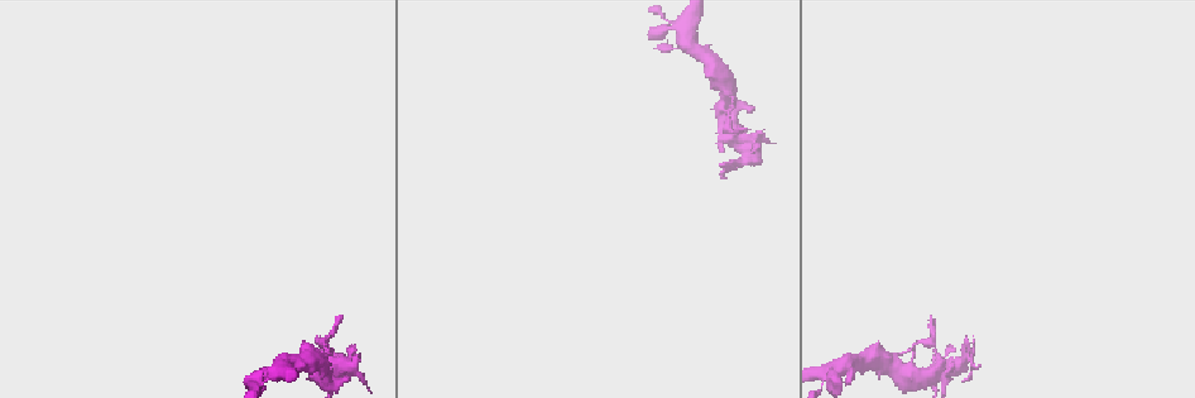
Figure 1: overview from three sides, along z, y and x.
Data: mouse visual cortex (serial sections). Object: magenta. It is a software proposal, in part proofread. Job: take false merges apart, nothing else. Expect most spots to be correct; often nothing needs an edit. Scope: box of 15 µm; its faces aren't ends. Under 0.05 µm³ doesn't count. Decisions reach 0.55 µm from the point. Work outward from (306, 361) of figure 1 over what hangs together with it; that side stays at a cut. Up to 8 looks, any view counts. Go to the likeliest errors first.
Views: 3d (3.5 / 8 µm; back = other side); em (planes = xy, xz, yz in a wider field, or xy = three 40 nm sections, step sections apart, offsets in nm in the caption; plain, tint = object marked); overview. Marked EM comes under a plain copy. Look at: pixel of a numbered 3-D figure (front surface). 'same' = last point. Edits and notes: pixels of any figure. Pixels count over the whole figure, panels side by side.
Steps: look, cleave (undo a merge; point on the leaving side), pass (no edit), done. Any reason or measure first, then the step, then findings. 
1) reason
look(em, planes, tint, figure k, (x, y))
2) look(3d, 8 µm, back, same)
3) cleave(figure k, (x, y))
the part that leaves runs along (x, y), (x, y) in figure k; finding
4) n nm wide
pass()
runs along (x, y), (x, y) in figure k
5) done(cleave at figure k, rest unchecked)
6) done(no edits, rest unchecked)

looks like a crossing
look(em, xy, step 2, tint, figure 1, (825, 376))

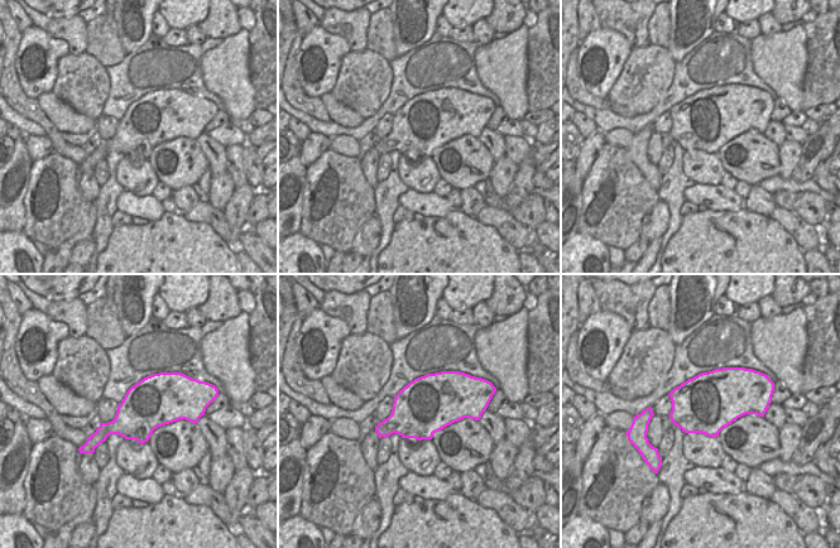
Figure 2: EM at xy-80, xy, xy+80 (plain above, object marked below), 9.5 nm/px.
see where the arms go
look(3d, 3.5 µm, same)

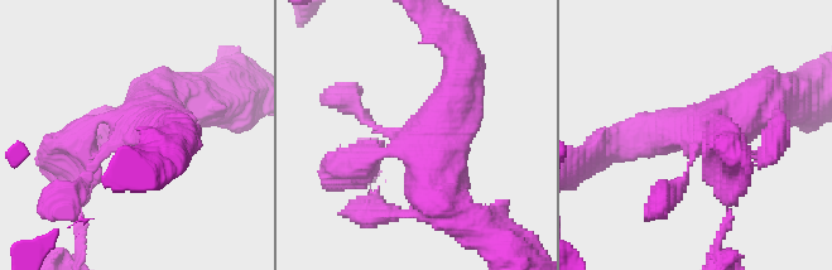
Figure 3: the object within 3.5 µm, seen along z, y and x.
cleave(figure 3, (68, 173))
the part that leaves runs along (713, 117), (730, 149), (730, 211) in figure 3; two cells meet here

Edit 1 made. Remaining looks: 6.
see it whole again
look(overview)

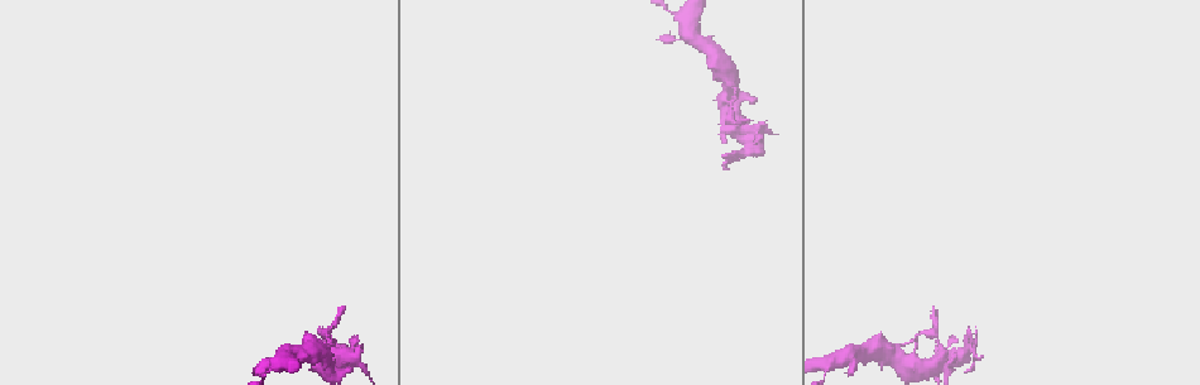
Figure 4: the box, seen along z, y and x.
four or more arms meet
look(3d, 3.5 µm, figure 4, (898, 349))

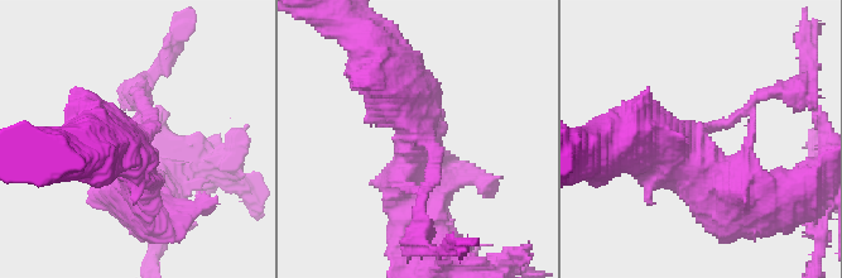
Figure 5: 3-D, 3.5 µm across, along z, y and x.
now the EM
look(em, xy, step 2, tint, figure 5, (699, 140))

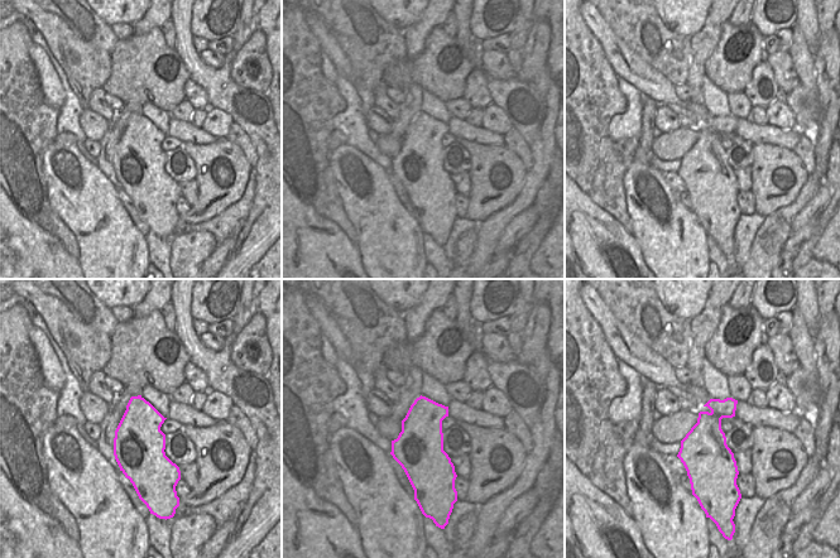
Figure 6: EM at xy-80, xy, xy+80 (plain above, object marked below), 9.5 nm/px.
arms of 150, 300, 500, 700 nm
cleave(figure 5, (124, 94))
the part that leaves runs along (153, 121), (134, 91), (149, 78) in figure 5; a second cell is stuck on

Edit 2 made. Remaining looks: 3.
abrupt turn
look(3d, 8 µm, figure 4, (340, 347))

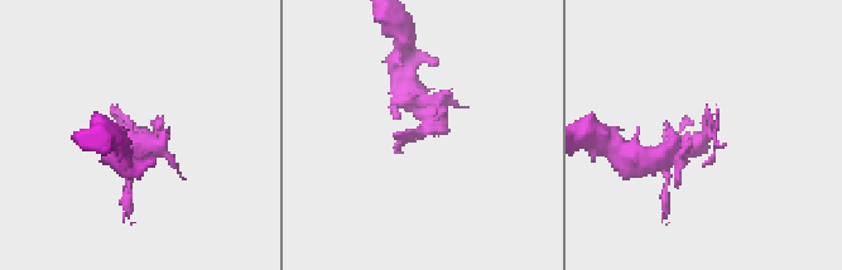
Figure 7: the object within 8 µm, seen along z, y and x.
look(em, xy, step 2, tint, figure 7, (704, 136))

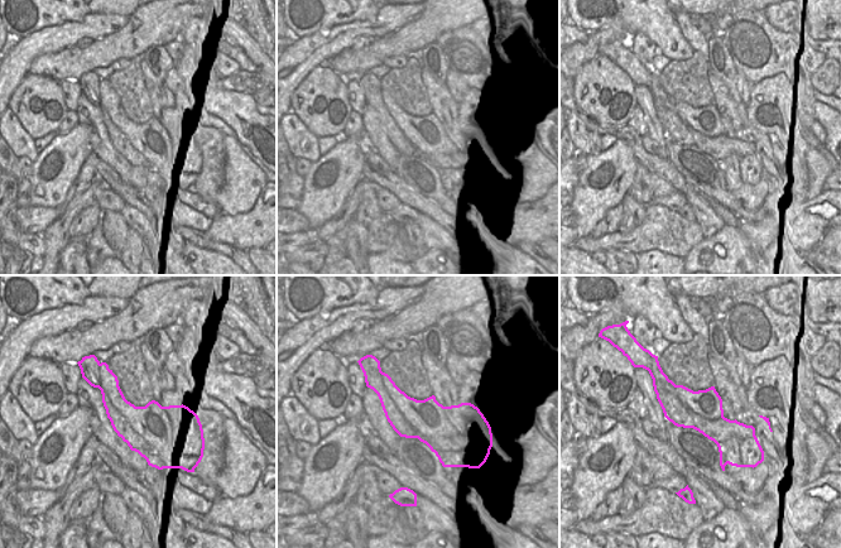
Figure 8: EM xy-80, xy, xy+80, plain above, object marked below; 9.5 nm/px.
pass()
runs along (683, 150), (717, 117) in figure 7; one cell here

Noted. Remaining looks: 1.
done(cleave at figure 3, cleave at figure 5, rest unchecked)

